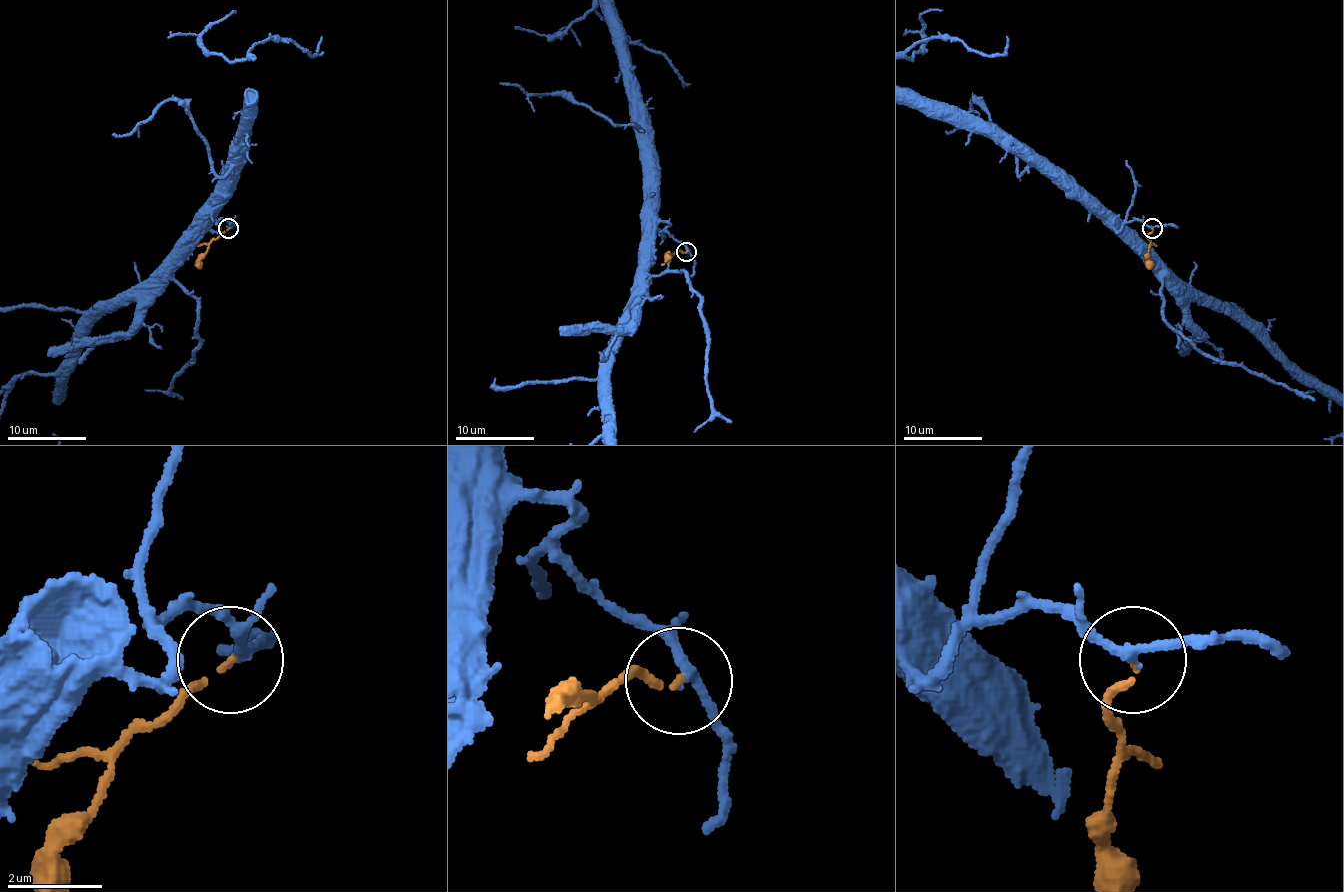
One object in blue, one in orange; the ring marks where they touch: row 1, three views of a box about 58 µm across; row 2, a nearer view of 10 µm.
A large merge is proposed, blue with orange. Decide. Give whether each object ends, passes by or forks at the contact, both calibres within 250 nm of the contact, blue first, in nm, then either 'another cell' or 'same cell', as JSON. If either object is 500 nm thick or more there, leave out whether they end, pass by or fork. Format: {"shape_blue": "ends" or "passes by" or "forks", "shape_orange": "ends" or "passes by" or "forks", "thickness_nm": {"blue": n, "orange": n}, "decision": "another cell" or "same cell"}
{"shape_blue": "passes by", "shape_orange": "ends", "thickness_nm": {"blue": 180, "orange": 110}, "decision": "another cell"}

